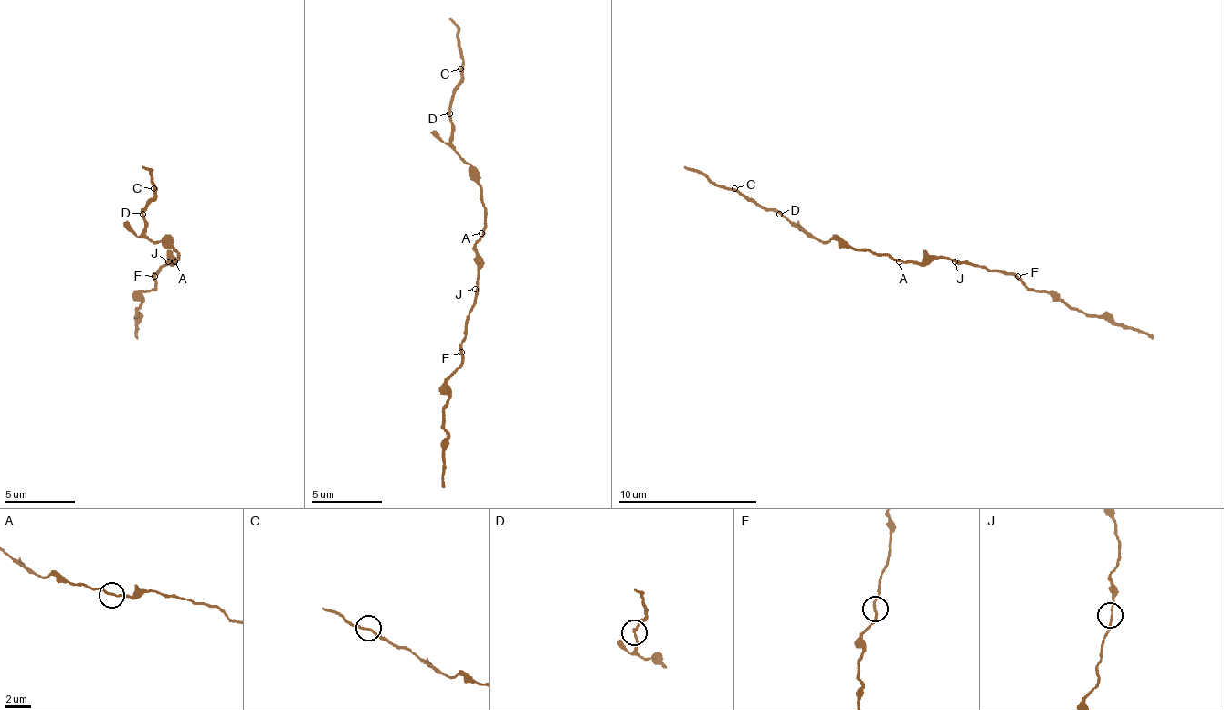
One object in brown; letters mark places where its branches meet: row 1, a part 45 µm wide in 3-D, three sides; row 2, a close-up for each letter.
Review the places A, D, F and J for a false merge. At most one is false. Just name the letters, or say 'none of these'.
none of these

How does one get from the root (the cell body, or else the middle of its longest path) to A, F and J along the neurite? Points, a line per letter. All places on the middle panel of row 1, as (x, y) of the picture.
A: (475, 247), (481, 233)
F: (475, 247), (478, 285), (475, 289), (475, 306), (468, 316), (468, 331), (460, 351)
J: (475, 247), (475, 264), (478, 268), (478, 285), (475, 289)

